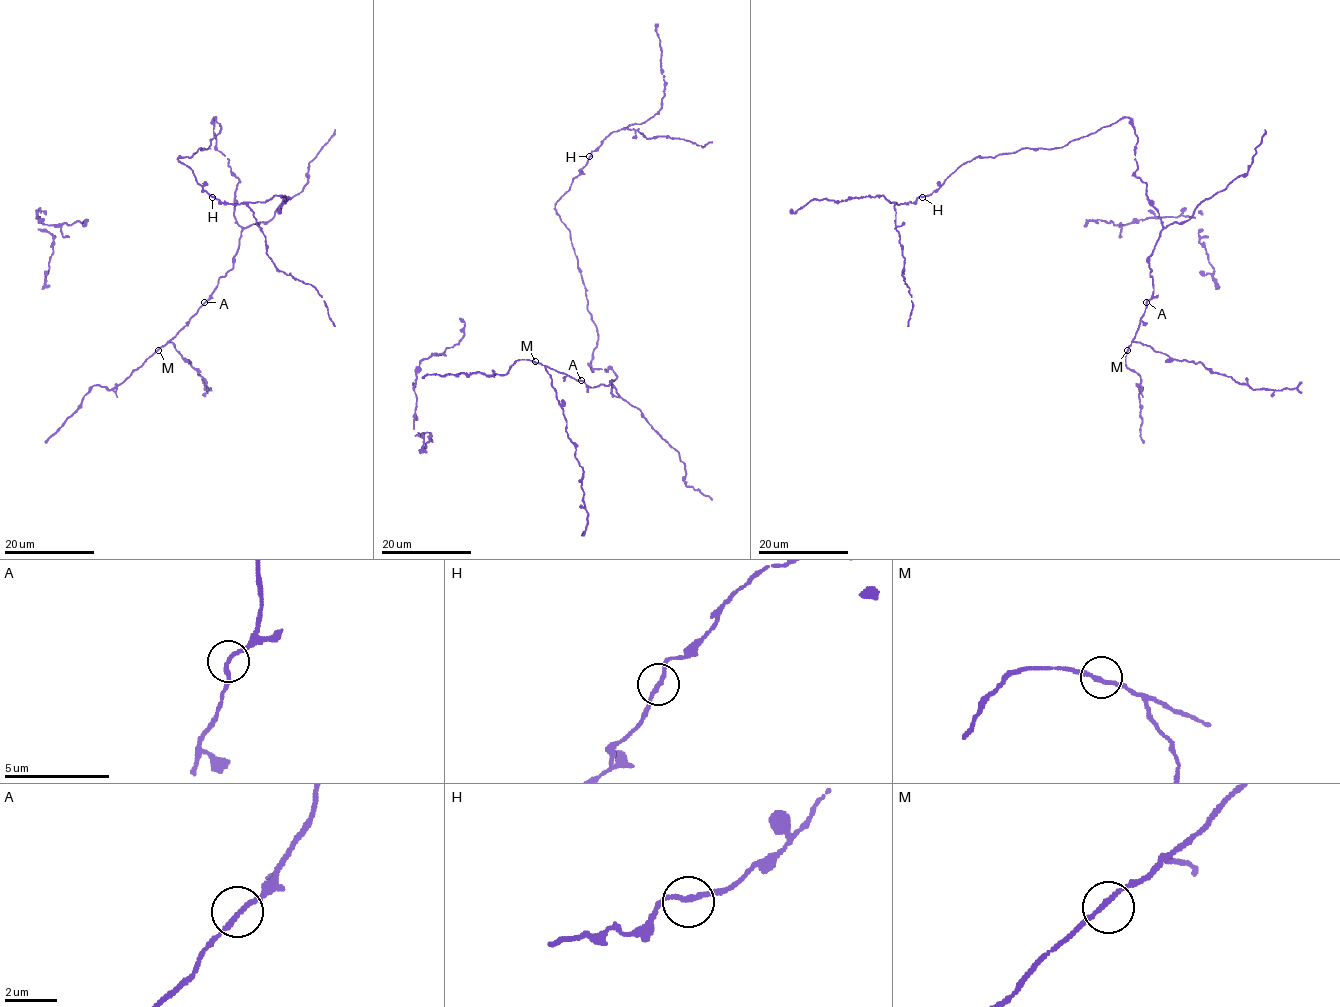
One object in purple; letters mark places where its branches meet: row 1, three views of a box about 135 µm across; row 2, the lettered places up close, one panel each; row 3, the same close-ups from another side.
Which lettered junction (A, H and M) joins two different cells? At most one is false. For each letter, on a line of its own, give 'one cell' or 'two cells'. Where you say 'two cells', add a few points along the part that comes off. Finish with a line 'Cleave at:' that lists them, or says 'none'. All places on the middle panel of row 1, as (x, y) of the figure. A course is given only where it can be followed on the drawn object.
A: one cell
H: one cell
M: one cell
Cleave at: none

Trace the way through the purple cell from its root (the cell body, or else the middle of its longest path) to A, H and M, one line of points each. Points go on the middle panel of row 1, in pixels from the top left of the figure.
A: (607, 370), (612, 369), (616, 376), (612, 380), (611, 393), (618, 396), (609, 383), (589, 387), (581, 380)
H: (607, 370), (590, 369), (598, 339), (597, 329), (587, 309), (586, 290), (570, 232), (554, 208), (589, 156)
M: (607, 370), (612, 369), (616, 376), (611, 393), (618, 396), (609, 383), (589, 387), (535, 361)

